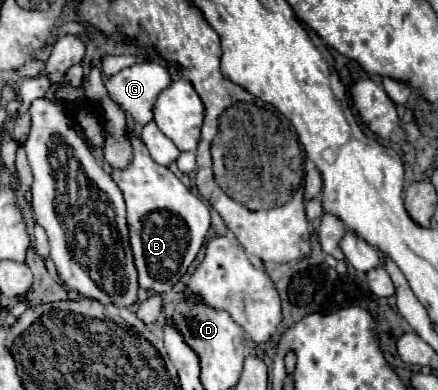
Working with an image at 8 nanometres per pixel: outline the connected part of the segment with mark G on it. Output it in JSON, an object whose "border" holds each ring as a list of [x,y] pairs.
{"border":[[[158,62],[134,64],[104,82],[108,96],[142,126],[152,120],[154,100],[168,84],[170,74]]]}

